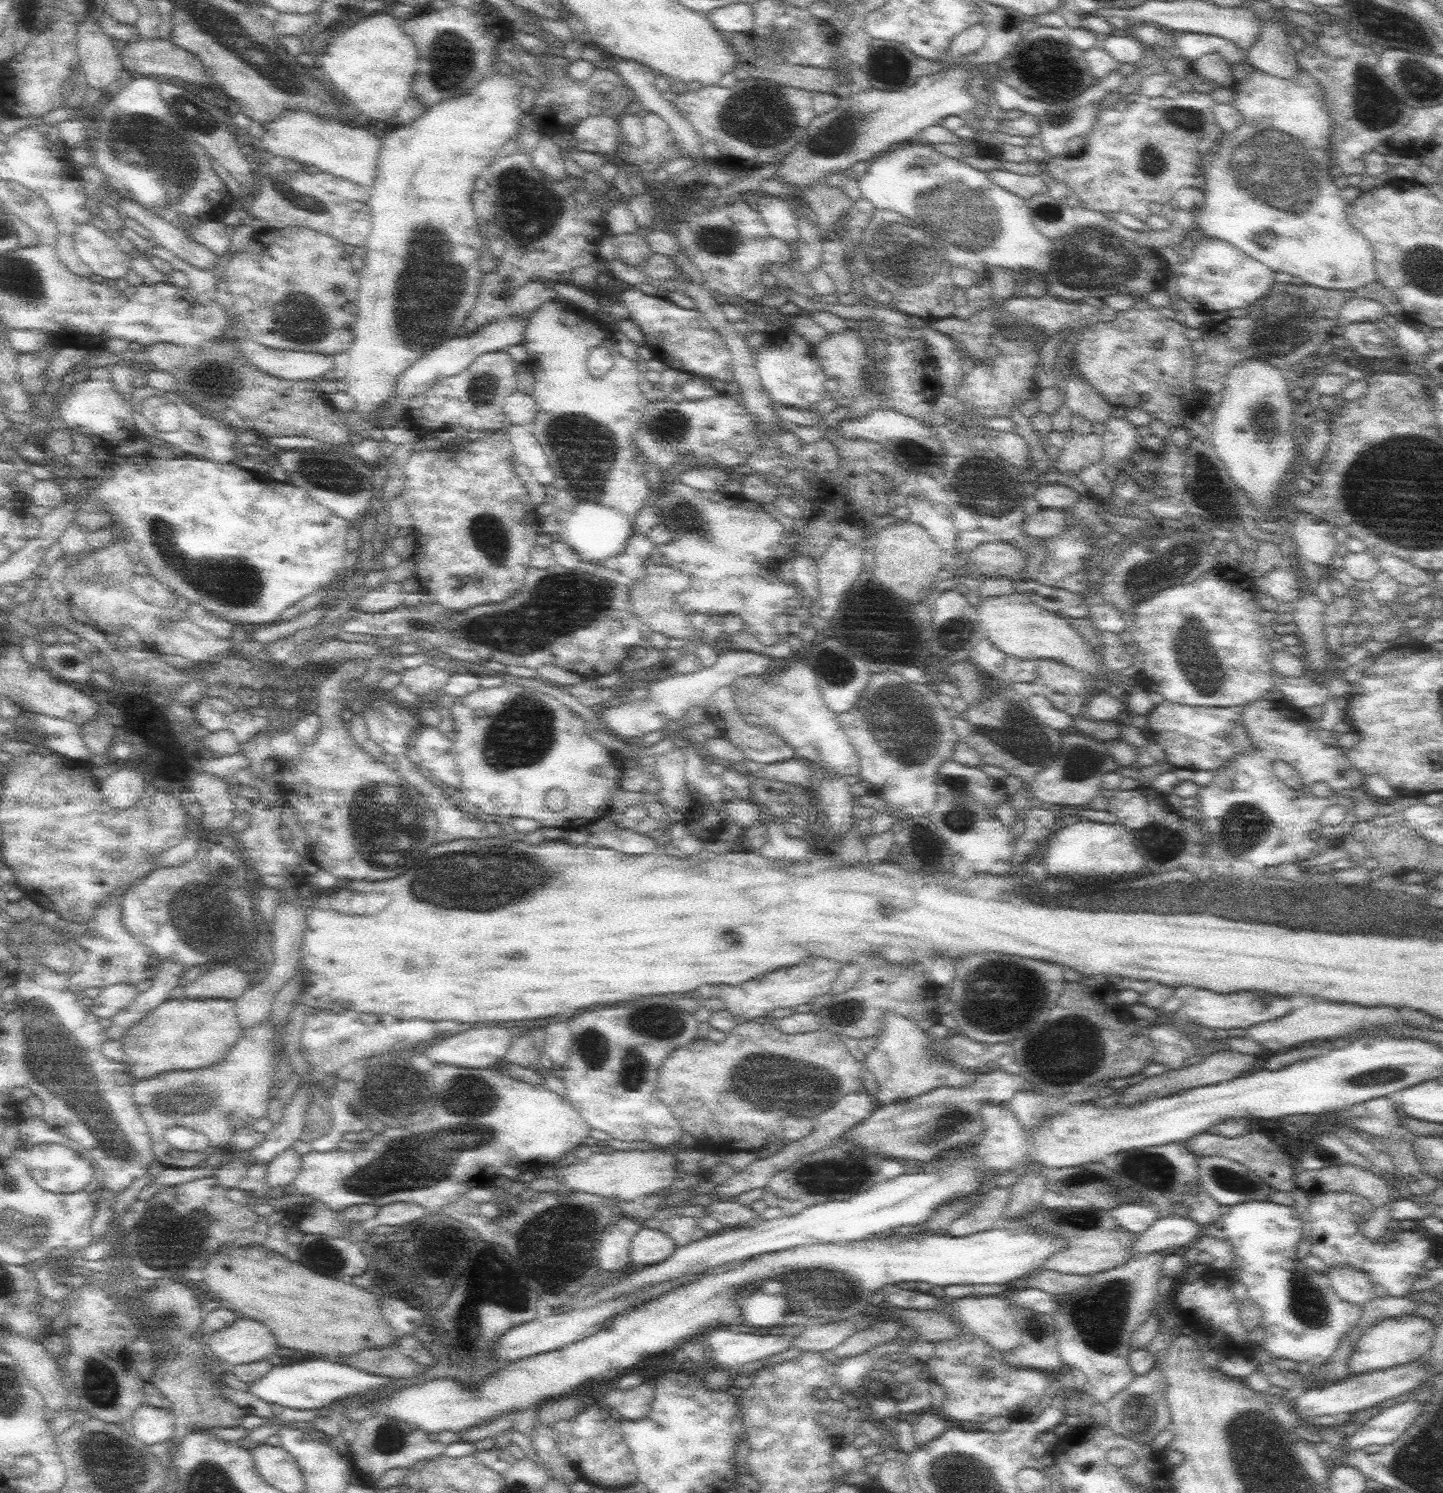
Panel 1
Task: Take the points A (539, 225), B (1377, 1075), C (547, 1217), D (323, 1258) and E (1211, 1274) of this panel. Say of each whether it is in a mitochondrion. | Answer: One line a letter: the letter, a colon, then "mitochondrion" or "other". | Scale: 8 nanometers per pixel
A: mitochondrion
B: mitochondrion
C: mitochondrion
D: mitochondrion
E: other

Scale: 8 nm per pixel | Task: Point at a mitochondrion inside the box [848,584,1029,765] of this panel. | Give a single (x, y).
(953, 642)

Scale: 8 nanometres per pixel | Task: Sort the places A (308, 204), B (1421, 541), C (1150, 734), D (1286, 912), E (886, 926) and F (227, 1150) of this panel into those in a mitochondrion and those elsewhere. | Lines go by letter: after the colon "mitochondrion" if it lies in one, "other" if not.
A: mitochondrion
B: mitochondrion
C: other
D: mitochondrion
E: other
F: other

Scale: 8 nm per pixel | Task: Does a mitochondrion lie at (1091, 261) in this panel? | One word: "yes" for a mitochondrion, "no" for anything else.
yes

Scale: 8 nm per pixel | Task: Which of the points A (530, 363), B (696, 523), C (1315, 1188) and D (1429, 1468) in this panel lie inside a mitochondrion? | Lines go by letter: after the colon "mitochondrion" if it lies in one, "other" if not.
A: other
B: mitochondrion
C: other
D: mitochondrion

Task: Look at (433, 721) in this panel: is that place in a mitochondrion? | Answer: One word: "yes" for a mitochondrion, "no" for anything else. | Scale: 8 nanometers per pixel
no

